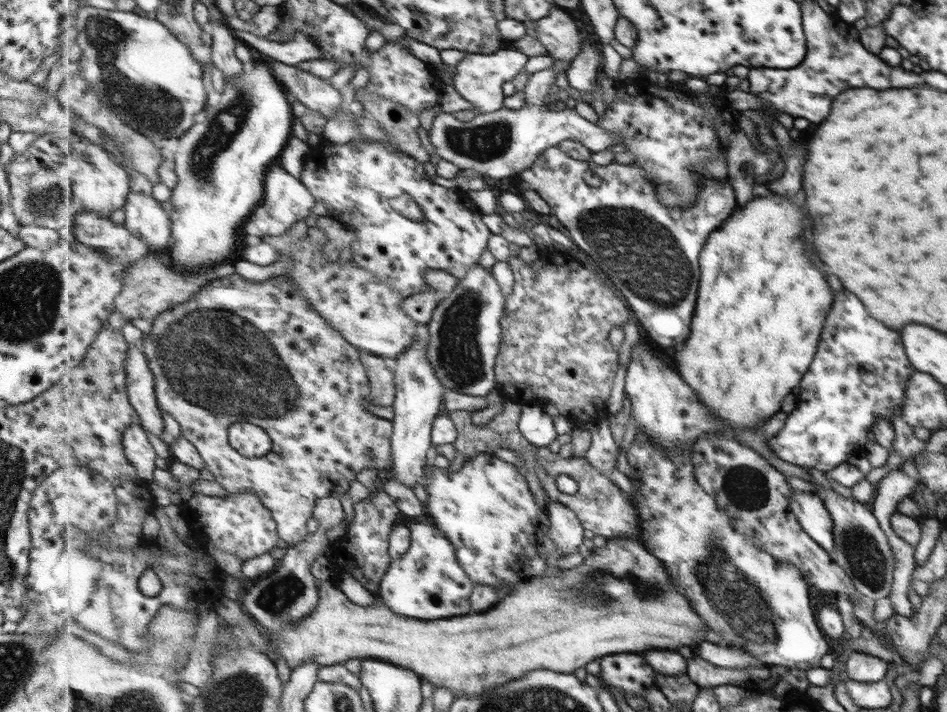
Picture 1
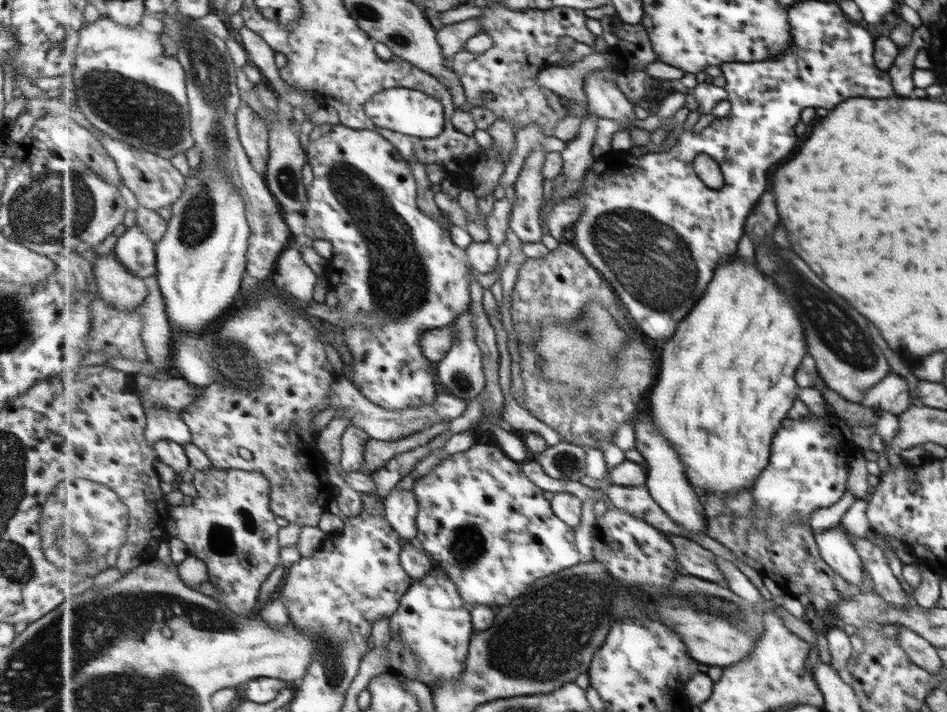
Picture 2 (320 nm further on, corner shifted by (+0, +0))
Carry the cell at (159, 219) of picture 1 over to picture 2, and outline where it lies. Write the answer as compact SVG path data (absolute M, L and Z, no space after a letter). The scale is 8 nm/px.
M136 223L117 239L114 254L135 276L147 279L158 272L156 244Z

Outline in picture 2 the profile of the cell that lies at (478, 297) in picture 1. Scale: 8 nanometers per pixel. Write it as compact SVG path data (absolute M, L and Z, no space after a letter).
M464 312L452 325L456 328L456 341L454 347L447 353L443 360L436 363L436 373L440 384L449 390L450 395L459 396L463 400L471 400L481 396L486 388L485 372L483 372L483 352L475 340L475 327L473 314Z

